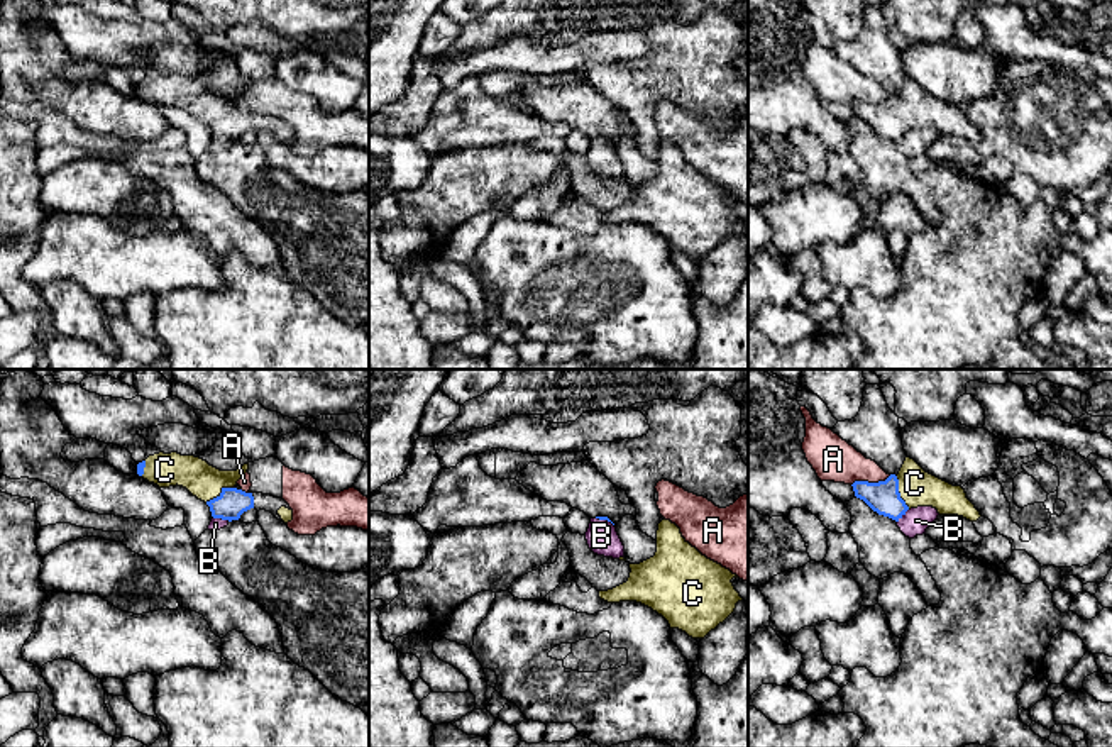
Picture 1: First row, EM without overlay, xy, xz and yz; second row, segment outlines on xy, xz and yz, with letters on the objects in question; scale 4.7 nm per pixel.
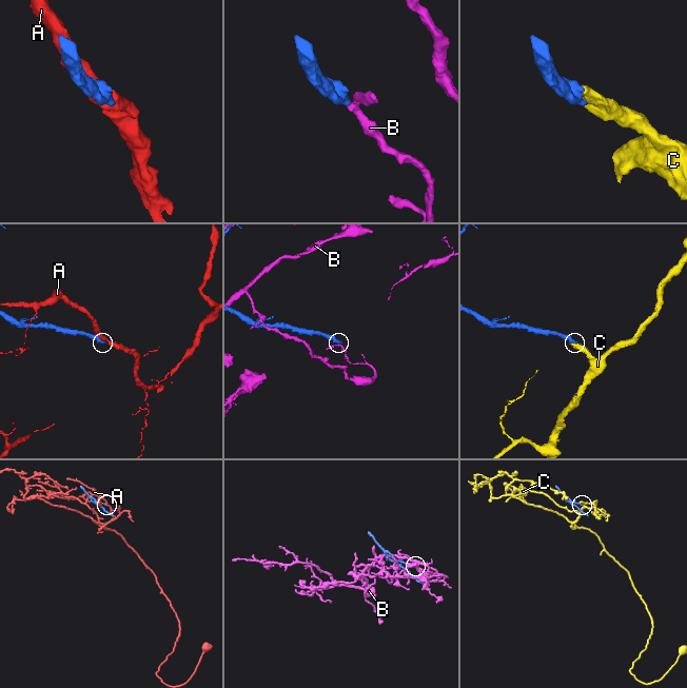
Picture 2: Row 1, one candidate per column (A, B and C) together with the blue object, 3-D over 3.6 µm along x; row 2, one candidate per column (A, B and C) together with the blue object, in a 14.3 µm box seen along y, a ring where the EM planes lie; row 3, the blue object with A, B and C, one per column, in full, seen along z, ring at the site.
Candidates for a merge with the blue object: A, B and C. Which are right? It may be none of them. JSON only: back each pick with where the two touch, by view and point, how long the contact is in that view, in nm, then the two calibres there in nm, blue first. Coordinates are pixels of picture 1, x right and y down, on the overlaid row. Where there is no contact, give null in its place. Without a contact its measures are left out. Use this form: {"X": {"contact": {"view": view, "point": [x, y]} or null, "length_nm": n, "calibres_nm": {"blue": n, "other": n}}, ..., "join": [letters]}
{"C": {"contact": {"view": "xy", "point": [222, 492]}, "length_nm": 170, "calibres_nm": {"blue": 140, "other": 160}}, "join": ["C"]}

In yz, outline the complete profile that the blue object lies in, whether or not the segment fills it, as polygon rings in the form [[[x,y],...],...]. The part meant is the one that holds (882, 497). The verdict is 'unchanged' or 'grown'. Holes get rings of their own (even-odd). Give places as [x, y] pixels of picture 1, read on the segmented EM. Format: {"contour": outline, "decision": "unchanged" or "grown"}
{"contour": [[[906,457],[899,474],[885,481],[855,481],[855,496],[863,500],[878,515],[899,522],[907,510],[933,506],[939,515],[958,515],[977,522],[982,515],[966,498],[961,486],[953,486],[926,473],[914,459]]], "decision": "grown"}

